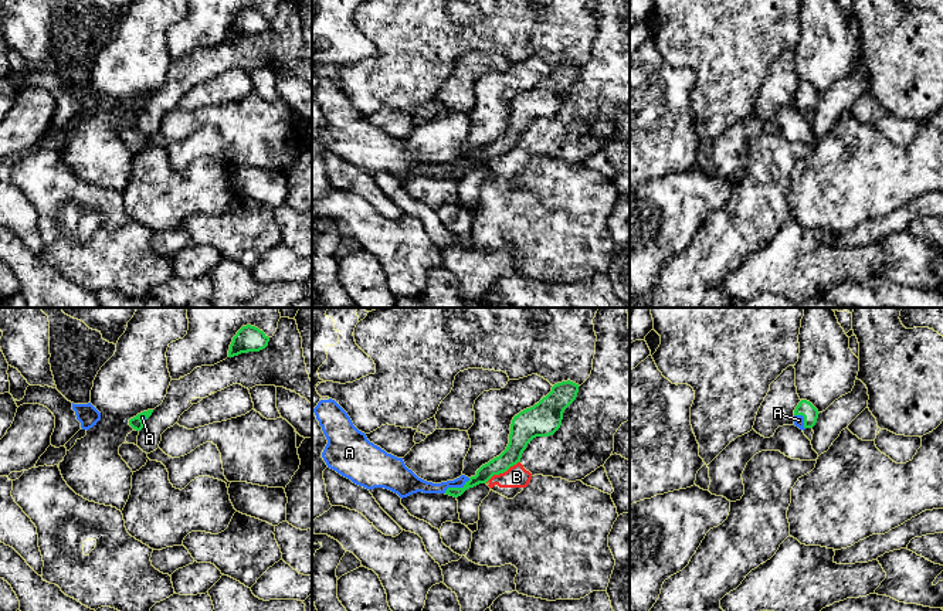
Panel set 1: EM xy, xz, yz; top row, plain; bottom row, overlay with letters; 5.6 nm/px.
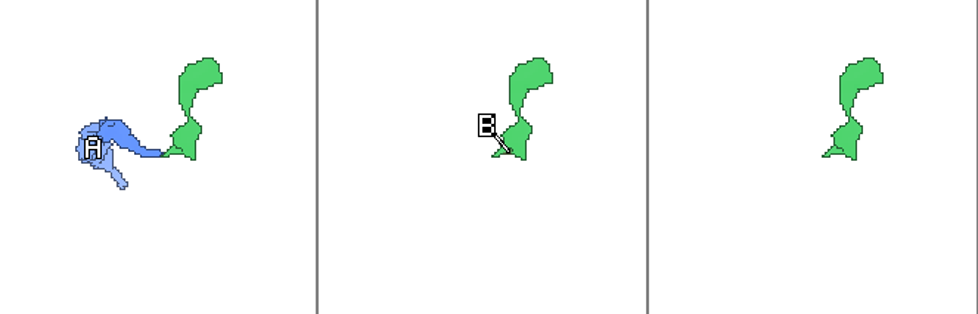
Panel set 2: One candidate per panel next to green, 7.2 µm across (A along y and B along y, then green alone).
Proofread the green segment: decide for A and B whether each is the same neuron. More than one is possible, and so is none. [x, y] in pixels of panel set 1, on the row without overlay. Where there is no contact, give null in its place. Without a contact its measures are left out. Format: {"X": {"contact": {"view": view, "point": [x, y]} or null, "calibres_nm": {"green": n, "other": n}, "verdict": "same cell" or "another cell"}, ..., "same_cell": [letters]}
{"A": {"contact": {"view": "xz", "point": [457, 170]}, "calibres_nm": {"green": 90, "other": 100}, "verdict": "same cell"}, "B": {"contact": {"view": "xz", "point": [502, 155]}, "calibres_nm": {"green": 130, "other": 130}, "verdict": "another cell"}, "same_cell": ["A"]}

